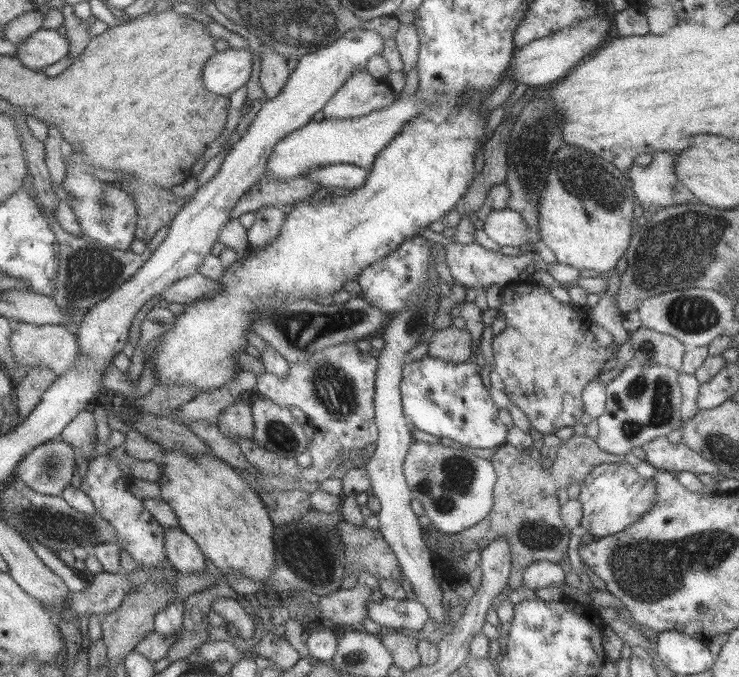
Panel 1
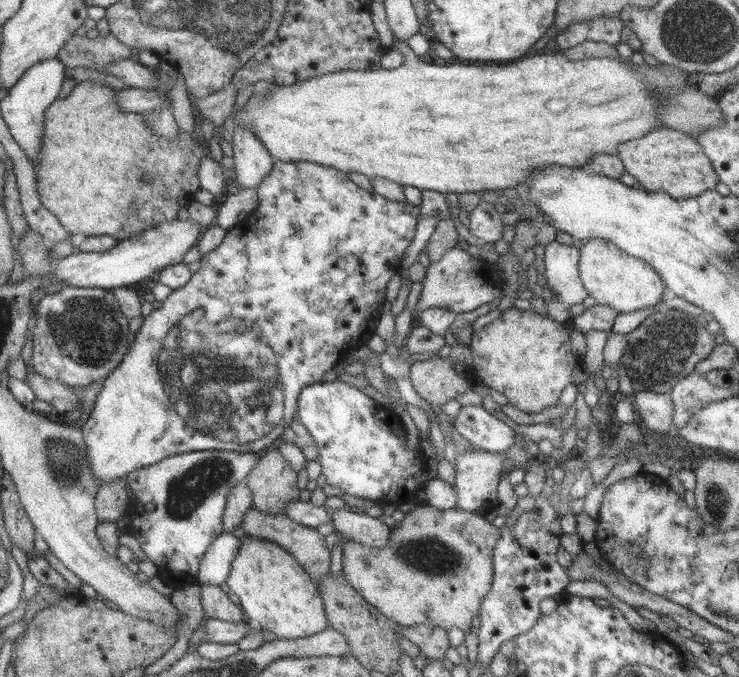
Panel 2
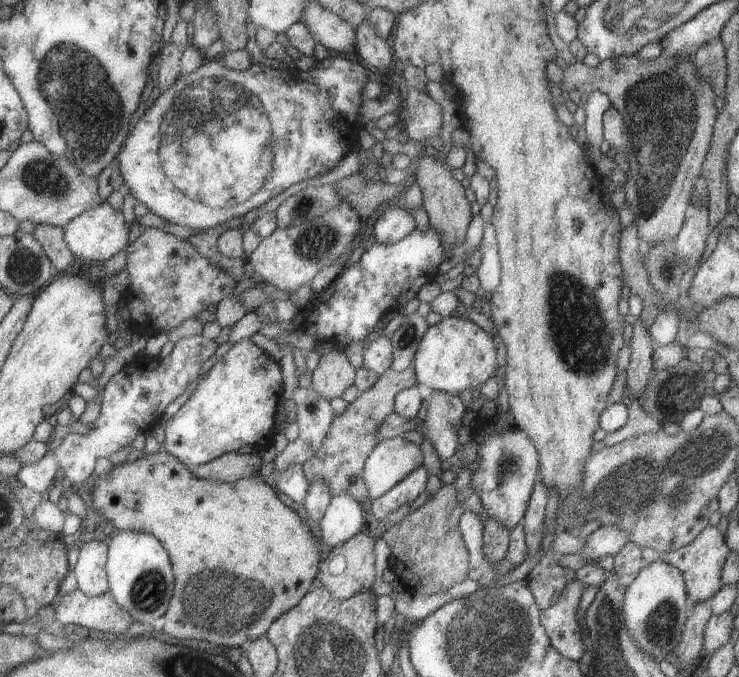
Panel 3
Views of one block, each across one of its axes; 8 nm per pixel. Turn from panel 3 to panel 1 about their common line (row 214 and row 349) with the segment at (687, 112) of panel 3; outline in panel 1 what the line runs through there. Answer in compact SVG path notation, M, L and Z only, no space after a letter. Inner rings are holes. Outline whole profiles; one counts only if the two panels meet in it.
M639 327L630 333L634 361L638 364L667 366L680 371L685 346L674 336Z

